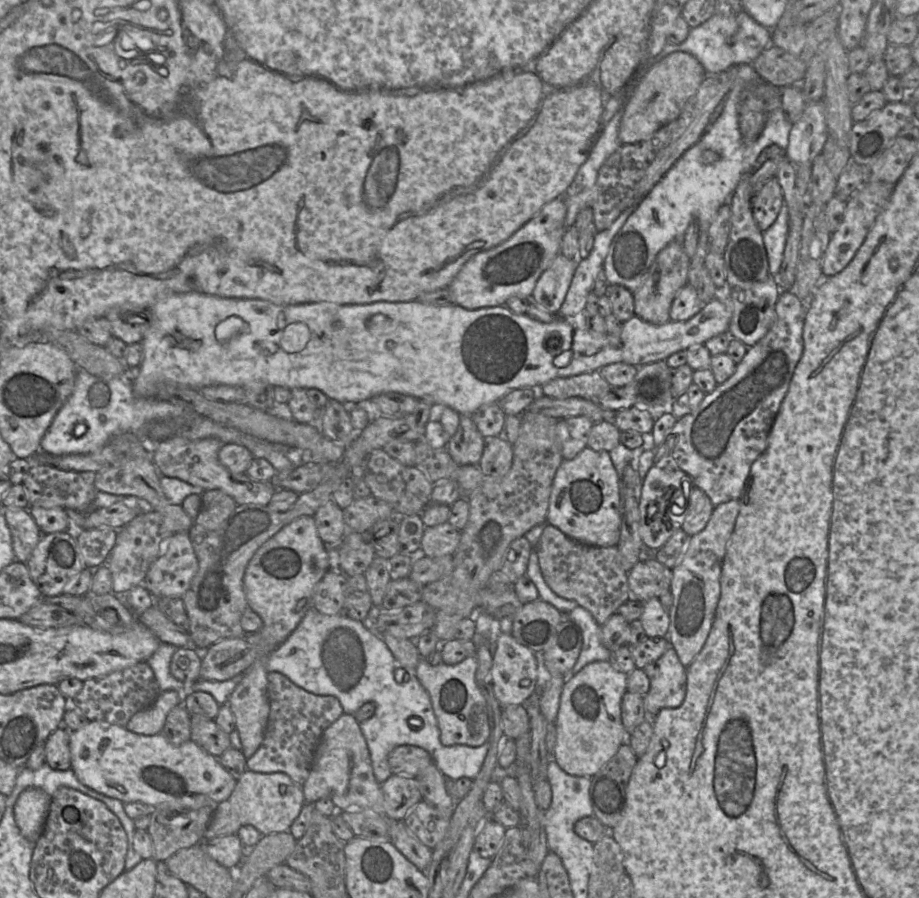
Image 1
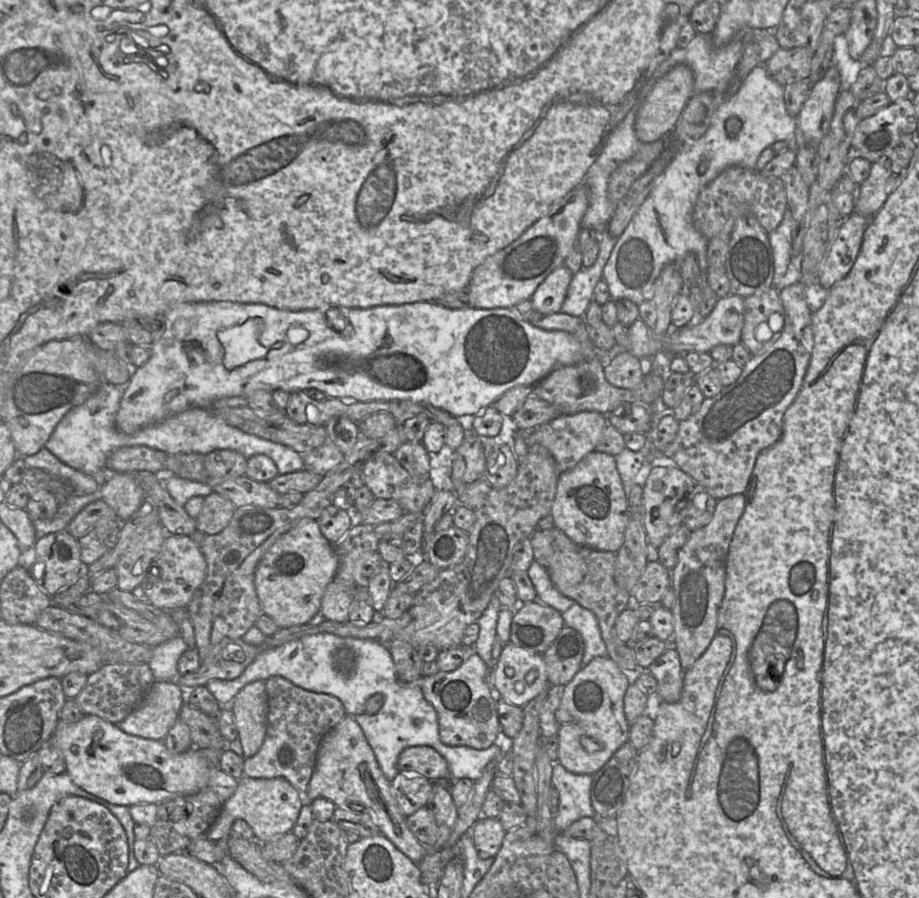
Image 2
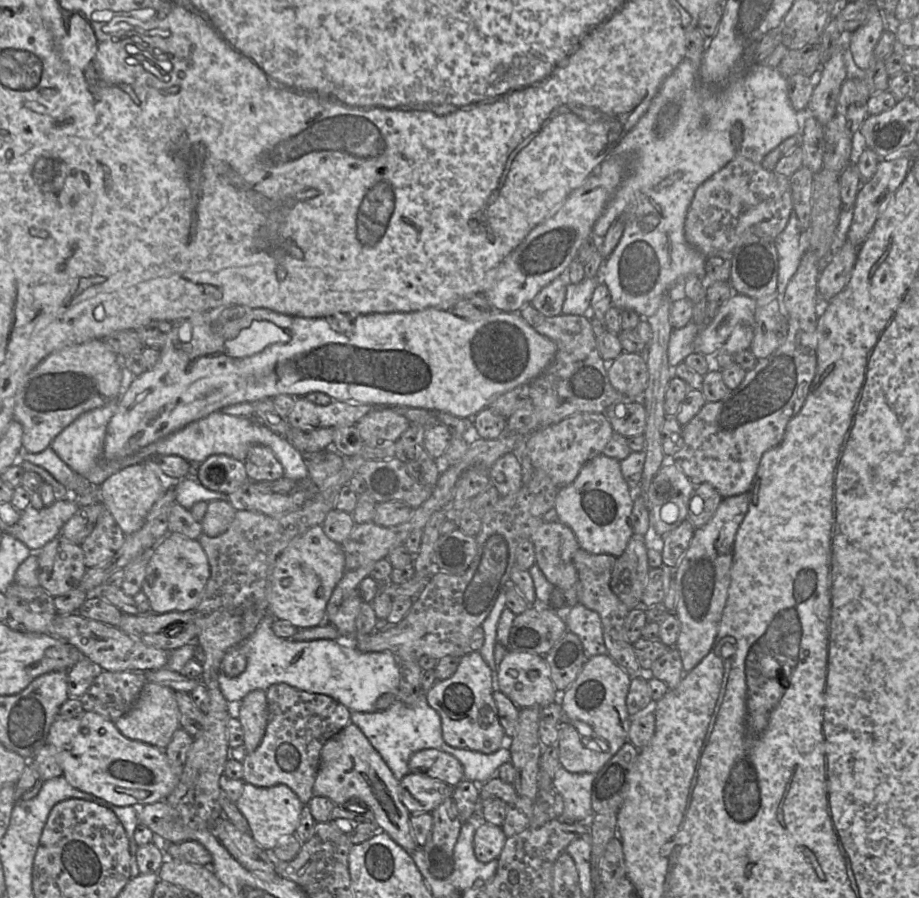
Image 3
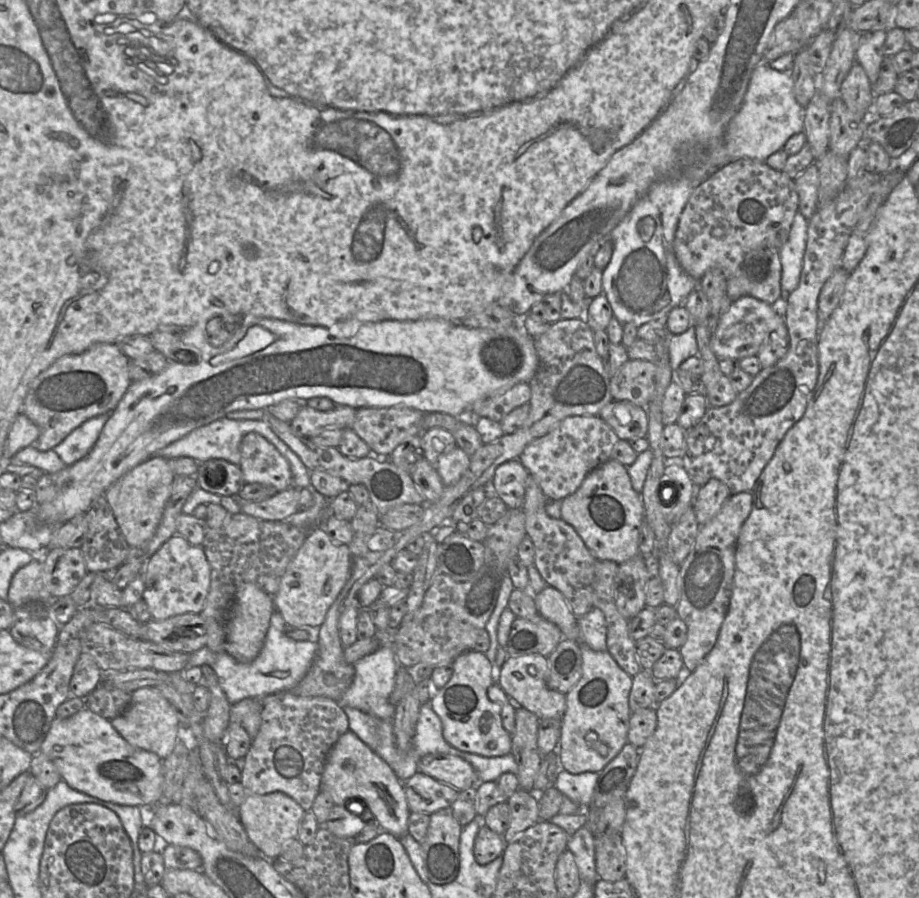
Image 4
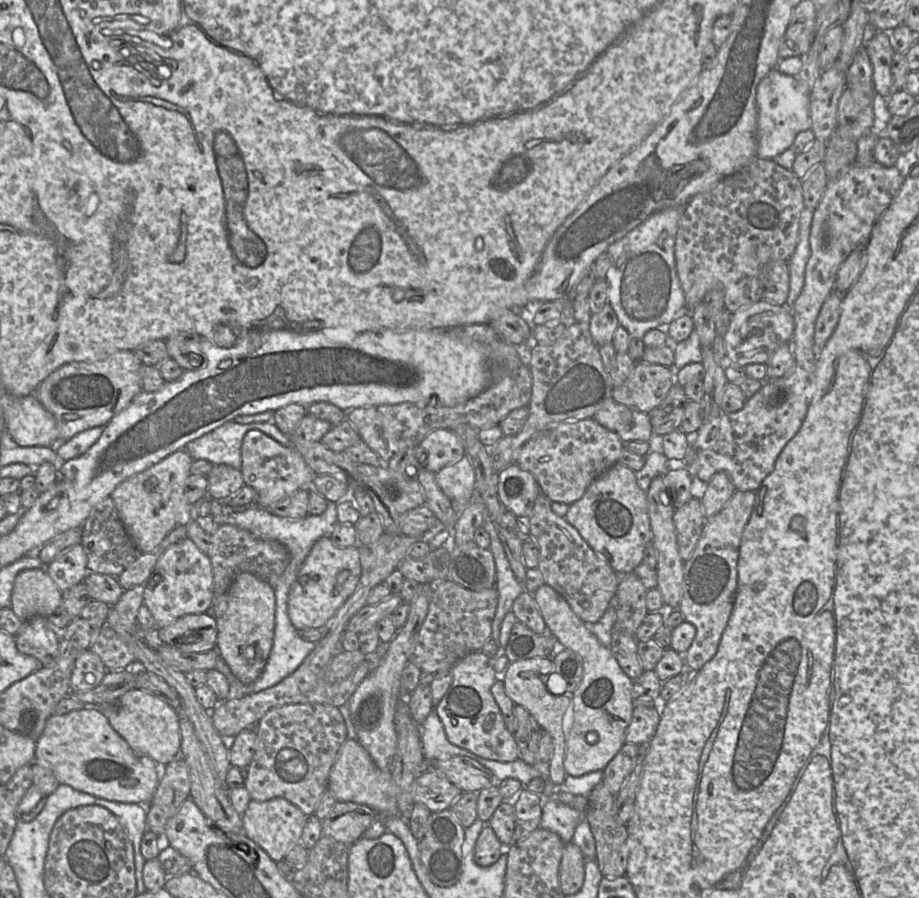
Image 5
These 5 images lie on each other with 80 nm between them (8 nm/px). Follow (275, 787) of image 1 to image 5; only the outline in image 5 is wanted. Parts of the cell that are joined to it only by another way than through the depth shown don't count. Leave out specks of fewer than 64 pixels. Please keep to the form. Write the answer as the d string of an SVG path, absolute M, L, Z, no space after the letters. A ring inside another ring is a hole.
M277 797L268 801L250 800L241 816L245 835L259 845L275 862L282 861L294 846L301 842L307 816L288 800Z

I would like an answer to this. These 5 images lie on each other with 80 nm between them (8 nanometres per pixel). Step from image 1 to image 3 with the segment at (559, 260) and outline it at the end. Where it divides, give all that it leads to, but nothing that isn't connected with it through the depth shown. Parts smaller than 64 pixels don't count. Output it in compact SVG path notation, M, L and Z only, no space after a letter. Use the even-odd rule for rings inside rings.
M566 271L543 287L531 301L532 306L545 317L562 314L565 300L568 275Z

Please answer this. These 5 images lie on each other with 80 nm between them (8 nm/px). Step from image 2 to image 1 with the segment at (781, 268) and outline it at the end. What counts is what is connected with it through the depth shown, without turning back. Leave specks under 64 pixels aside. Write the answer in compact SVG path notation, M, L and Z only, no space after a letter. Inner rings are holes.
M784 202L774 223L763 232L769 272L773 277L780 271L788 232L789 214L788 207Z

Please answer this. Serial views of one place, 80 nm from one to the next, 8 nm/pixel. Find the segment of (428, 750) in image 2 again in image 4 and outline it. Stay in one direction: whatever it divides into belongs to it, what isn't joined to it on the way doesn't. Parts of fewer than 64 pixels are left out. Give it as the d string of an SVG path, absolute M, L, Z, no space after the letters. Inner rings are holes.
M430 753L418 762L418 772L422 772L457 791L477 787L479 778L473 766L465 759L443 753Z

